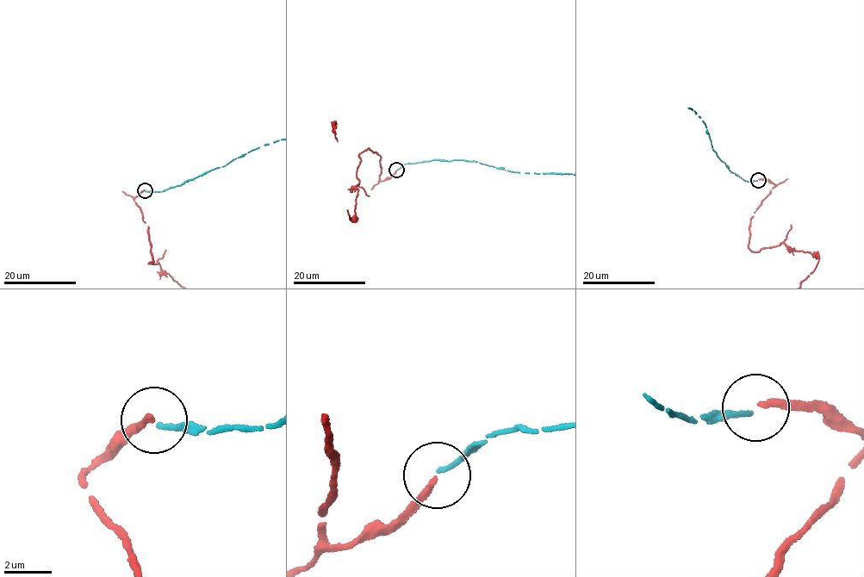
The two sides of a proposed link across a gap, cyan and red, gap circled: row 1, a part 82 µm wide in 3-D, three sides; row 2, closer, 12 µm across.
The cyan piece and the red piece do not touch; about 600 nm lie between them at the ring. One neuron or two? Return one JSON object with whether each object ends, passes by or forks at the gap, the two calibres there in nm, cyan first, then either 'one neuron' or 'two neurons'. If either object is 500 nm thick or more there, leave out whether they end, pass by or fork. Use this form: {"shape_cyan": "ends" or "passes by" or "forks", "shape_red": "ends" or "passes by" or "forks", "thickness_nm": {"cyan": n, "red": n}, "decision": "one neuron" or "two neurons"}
{"shape_cyan": "ends", "shape_red": "ends", "thickness_nm": {"cyan": 200, "red": 260}, "decision": "two neurons"}

